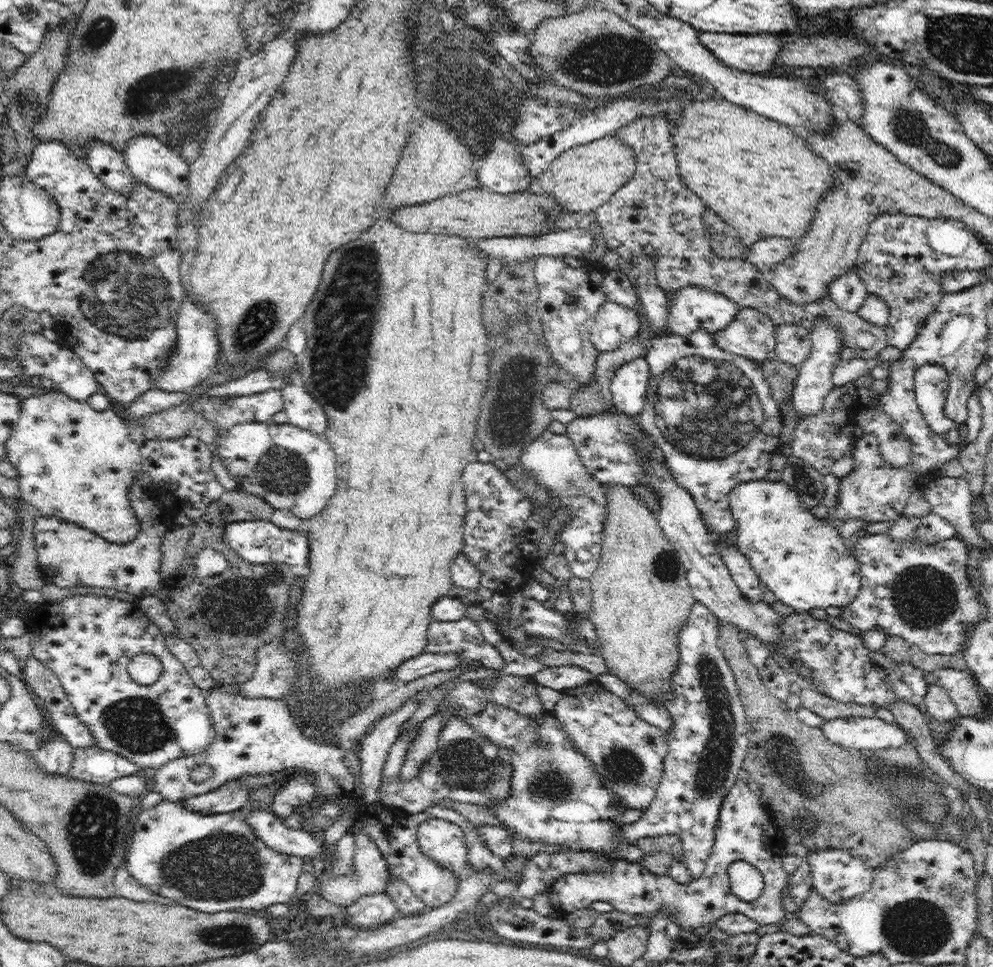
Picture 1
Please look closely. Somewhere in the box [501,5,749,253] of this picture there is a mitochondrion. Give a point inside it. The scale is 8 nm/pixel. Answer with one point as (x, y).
(606, 59)

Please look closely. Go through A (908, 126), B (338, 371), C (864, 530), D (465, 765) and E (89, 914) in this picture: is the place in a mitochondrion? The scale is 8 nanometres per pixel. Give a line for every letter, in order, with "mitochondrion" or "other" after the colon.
A: mitochondrion
B: mitochondrion
C: other
D: mitochondrion
E: other

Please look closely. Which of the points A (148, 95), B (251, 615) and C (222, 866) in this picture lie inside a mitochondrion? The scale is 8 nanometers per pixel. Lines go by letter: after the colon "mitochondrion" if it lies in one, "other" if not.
A: mitochondrion
B: mitochondrion
C: mitochondrion

